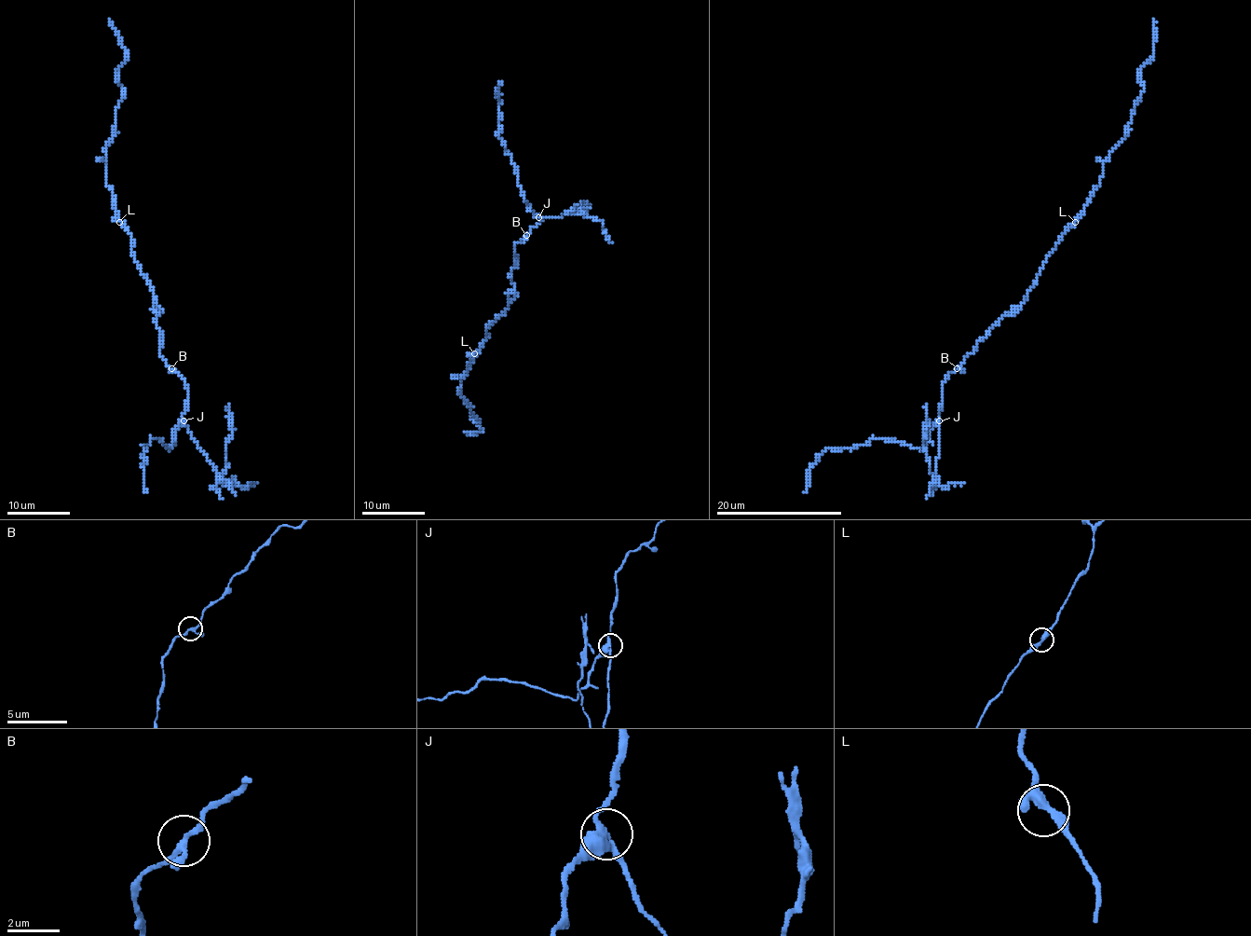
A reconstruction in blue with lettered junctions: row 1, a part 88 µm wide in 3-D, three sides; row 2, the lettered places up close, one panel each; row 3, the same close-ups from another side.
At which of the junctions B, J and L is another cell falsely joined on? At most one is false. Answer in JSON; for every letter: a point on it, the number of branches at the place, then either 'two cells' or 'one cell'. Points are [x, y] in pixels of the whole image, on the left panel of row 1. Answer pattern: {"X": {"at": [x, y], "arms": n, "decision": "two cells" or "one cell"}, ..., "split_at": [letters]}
{"B": {"at": [171, 368], "arms": 3, "decision": "one cell"}, "J": {"at": [183, 420], "arms": 3, "decision": "two cells"}, "L": {"at": [119, 222], "arms": 3, "decision": "one cell"}, "split_at": ["J"]}

